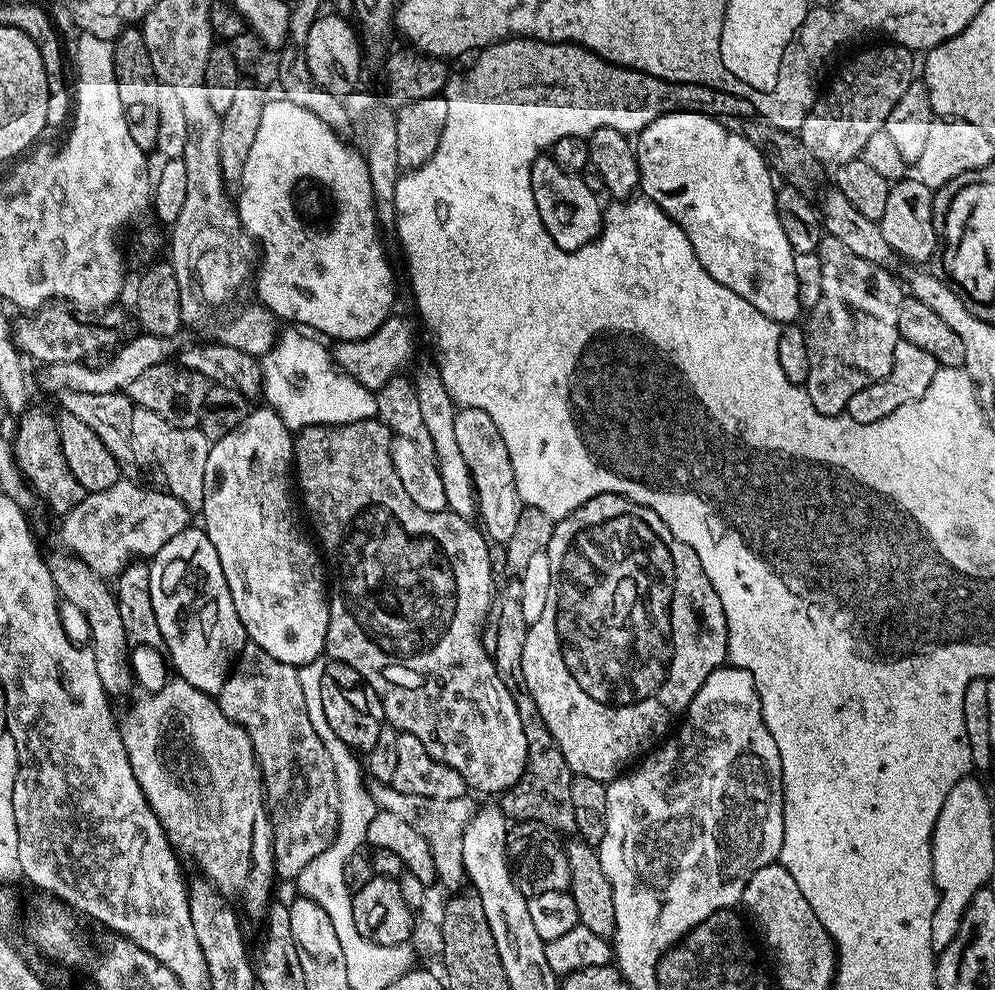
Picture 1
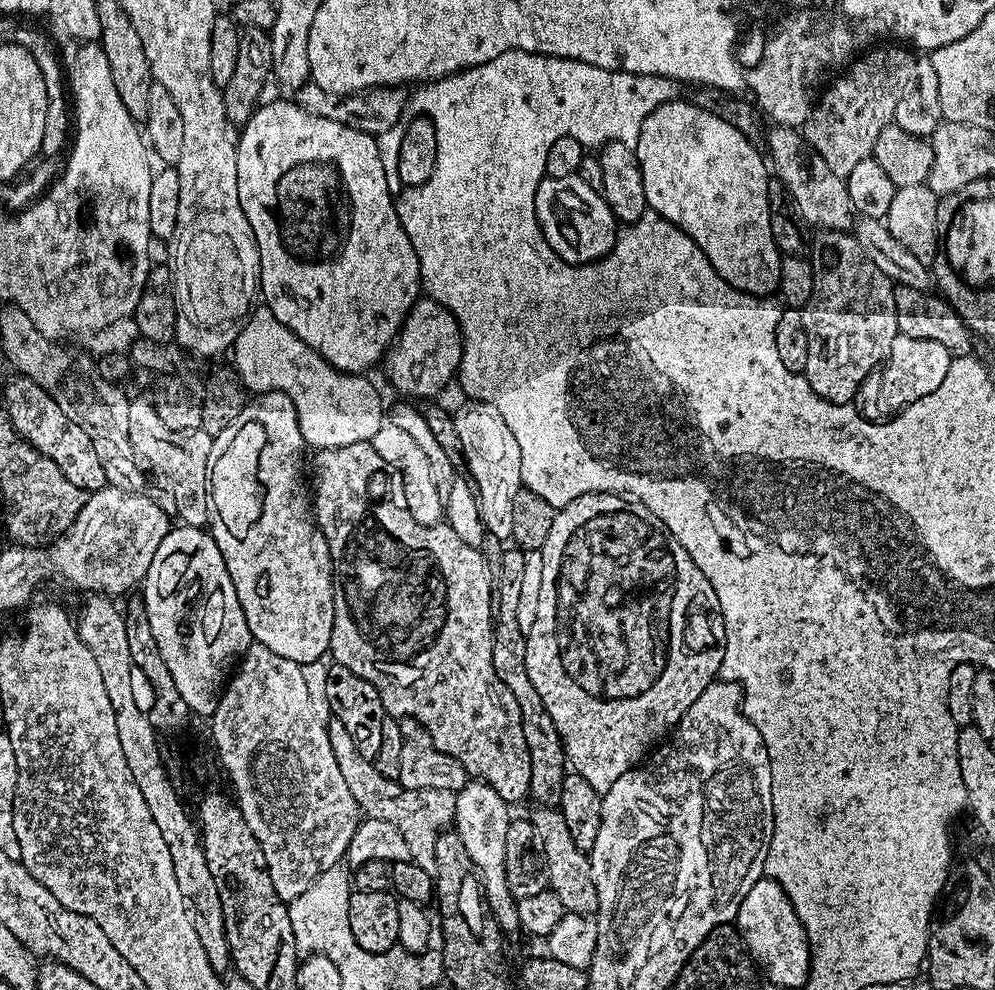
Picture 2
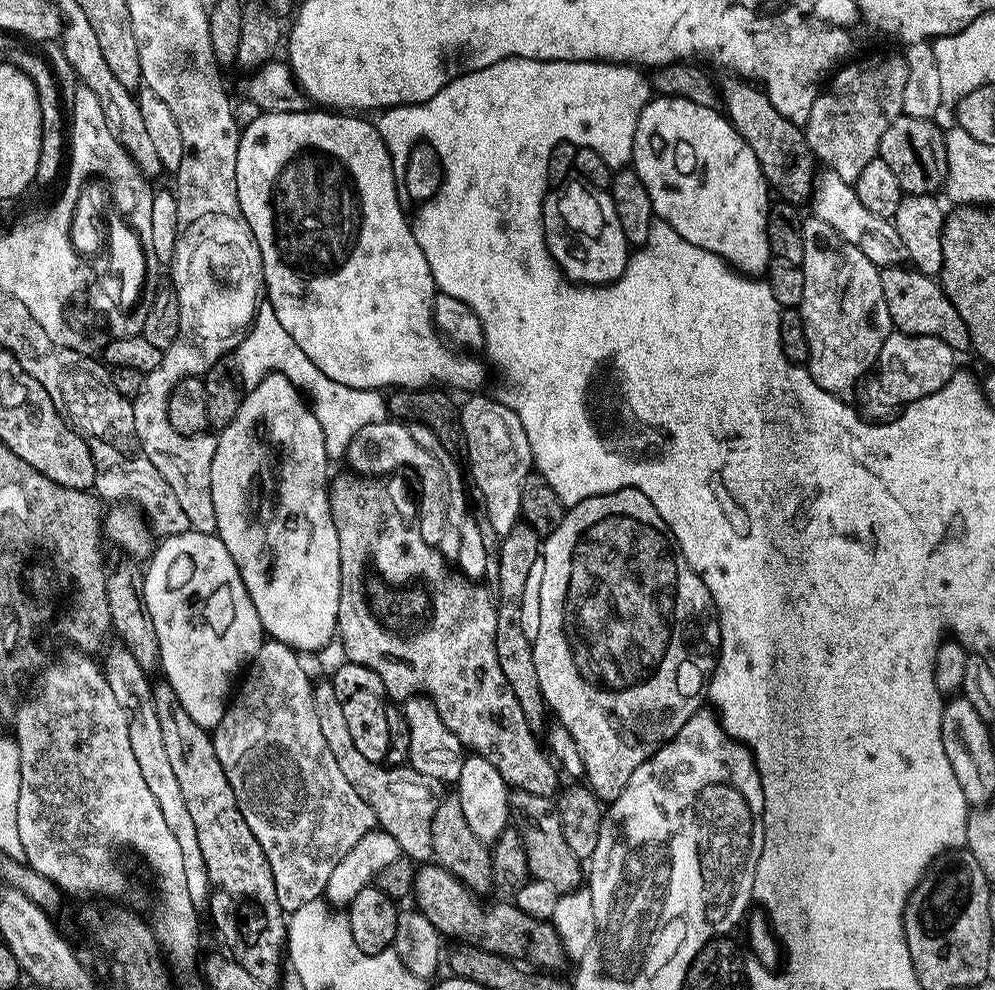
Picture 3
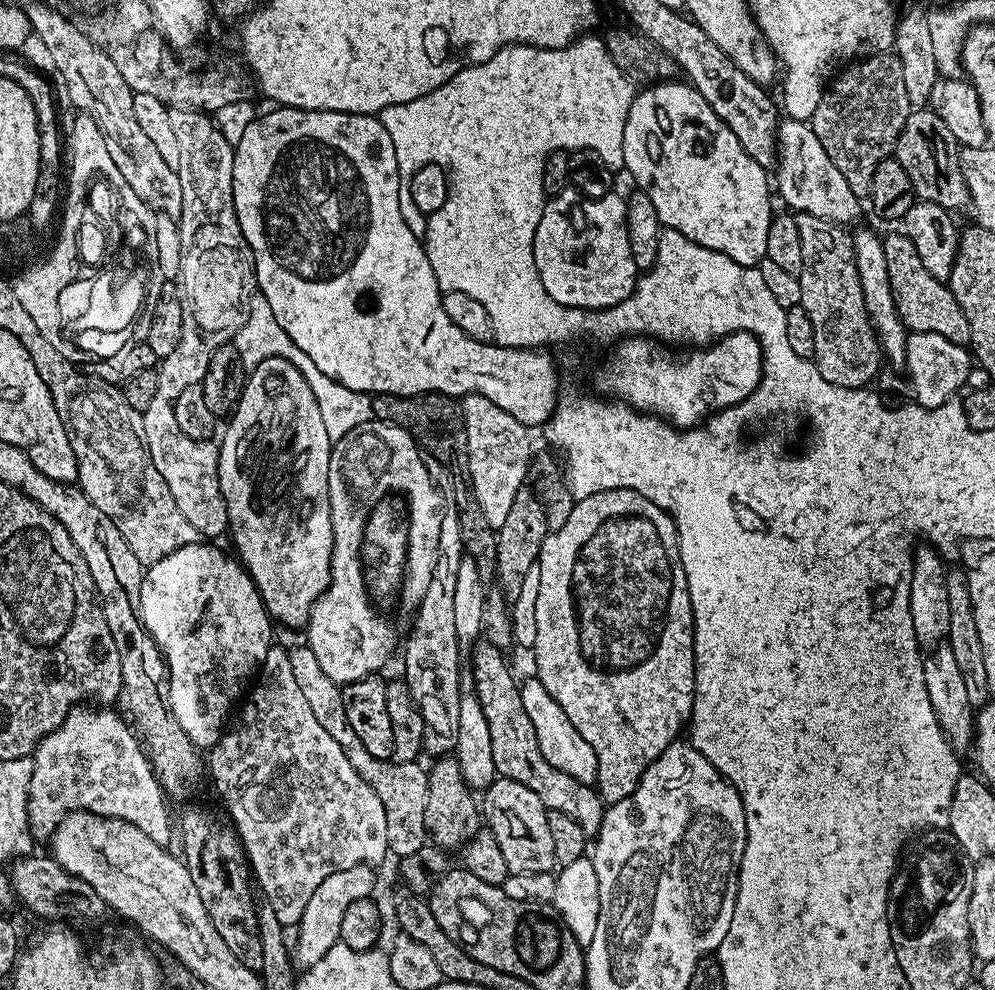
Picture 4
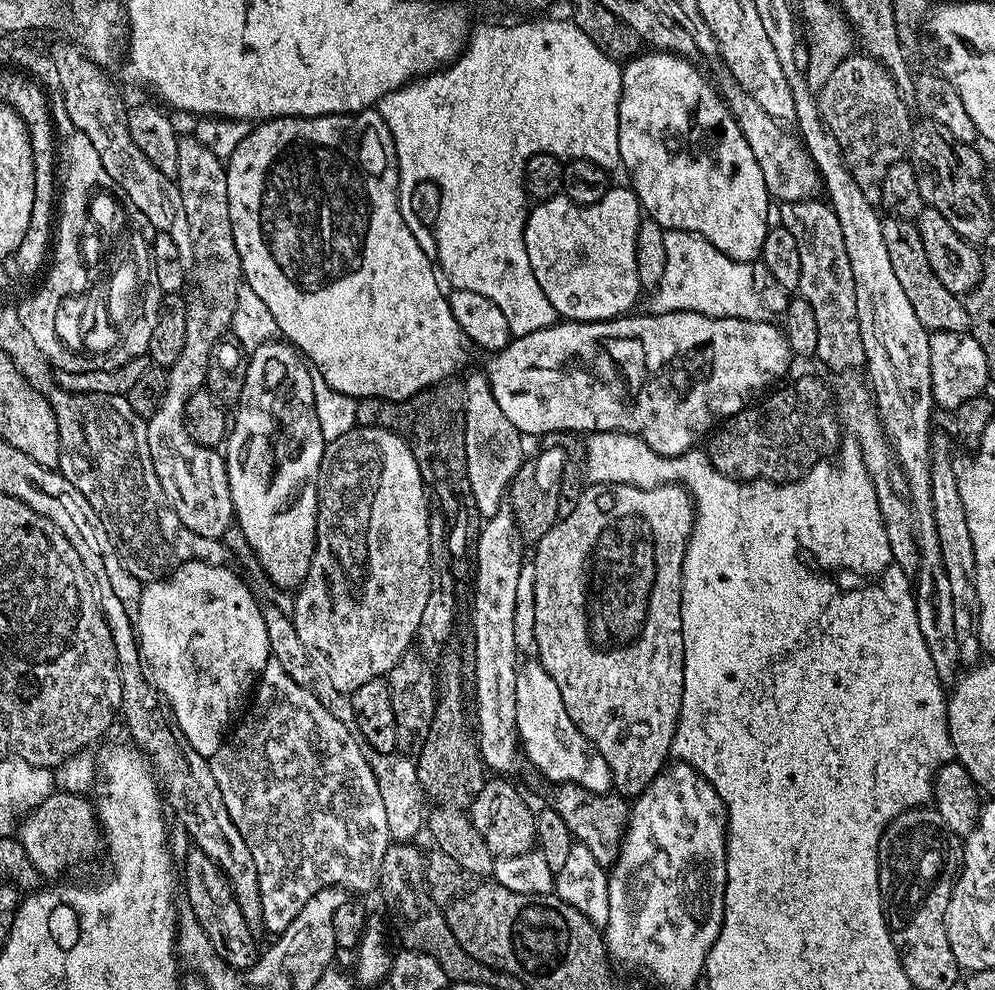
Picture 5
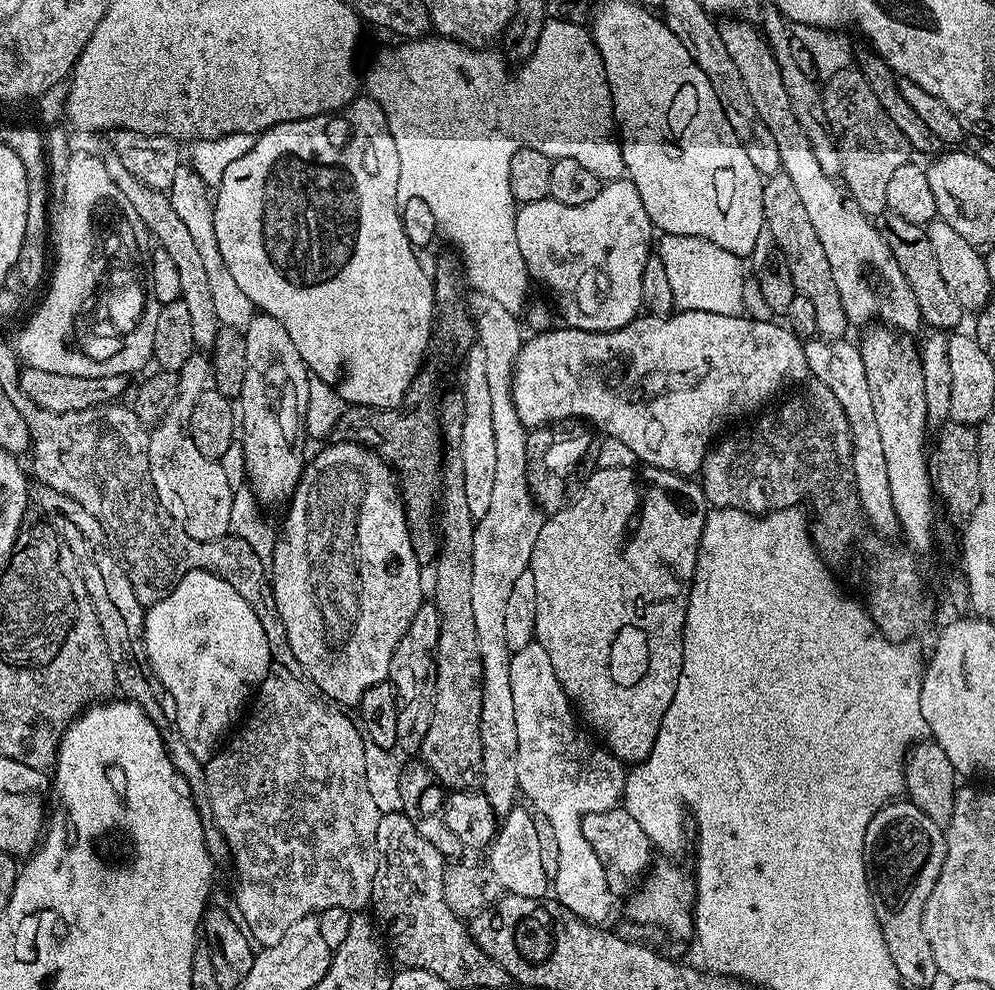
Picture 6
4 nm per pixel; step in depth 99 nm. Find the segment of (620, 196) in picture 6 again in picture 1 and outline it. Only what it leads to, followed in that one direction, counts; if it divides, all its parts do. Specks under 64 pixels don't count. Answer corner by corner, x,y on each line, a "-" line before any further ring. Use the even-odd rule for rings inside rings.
537,155
528,169
528,186
534,194
534,206
540,220
546,226
550,238
562,250
573,252
595,240
600,234
602,223
601,197
575,172
567,172
558,167
551,155

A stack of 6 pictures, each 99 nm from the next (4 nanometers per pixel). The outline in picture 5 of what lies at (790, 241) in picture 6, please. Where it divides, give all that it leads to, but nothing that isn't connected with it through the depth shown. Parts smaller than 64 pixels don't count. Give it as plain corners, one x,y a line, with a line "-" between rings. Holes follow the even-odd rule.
823,199
789,200
780,204
779,227
788,228
798,242
798,259
802,262
799,295
814,308
818,324
818,348
815,355
828,368
844,372
847,368
864,368
862,334
858,330
858,306
854,298
854,274
842,238
842,226
834,210

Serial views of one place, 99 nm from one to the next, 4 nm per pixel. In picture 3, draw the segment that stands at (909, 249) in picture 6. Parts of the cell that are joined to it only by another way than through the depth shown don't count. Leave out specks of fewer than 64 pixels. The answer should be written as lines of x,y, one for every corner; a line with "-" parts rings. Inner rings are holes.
904,264
880,269
880,277
882,295
886,297
886,310
890,310
895,331
904,332
908,336
938,338
957,354
963,354
964,351
967,353
971,349
966,322
962,322
962,314
954,310
950,298
940,286
939,279
922,274
918,269

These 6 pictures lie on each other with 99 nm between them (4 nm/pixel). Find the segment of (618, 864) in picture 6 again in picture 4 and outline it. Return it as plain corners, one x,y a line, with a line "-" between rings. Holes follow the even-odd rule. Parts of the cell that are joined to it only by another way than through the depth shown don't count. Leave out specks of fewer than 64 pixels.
480,642
471,649
470,655
472,655
472,676
476,679
474,694
480,699
480,705
486,714
486,722
490,726
497,773
514,782
522,782
522,786
530,786
530,790
534,790
534,794
542,798
545,808
553,812
570,814
570,818
574,818
574,822
582,826
585,836
594,838
600,833
606,807
599,792
591,783
550,766
550,762
542,758
542,750
538,746
538,734
534,734
530,714
526,714
522,706
520,684
512,677
501,649
487,642

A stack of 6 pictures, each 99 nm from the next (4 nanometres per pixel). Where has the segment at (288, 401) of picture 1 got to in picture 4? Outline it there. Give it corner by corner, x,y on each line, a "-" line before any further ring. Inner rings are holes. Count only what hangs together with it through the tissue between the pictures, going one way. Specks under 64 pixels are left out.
273,318
272,324
265,322
264,329
259,335
243,327
238,330
234,343
238,354
242,354
242,366
246,370
251,369
253,366
261,364
265,356
286,358
294,366
298,366
298,370
304,375
306,382
310,382
310,390
314,390
318,410
322,410
322,422
326,422
326,434
330,434
332,441
341,440
350,430
354,430
354,426
373,419
372,396
367,392
350,390
339,384
337,380
326,378
326,374
322,374
322,370
318,370
318,366
314,366
314,362
310,362
310,358
306,358
306,354
302,354
302,350
298,350
298,346
294,346
290,334
286,334
286,330
282,330
282,326
278,326
278,318

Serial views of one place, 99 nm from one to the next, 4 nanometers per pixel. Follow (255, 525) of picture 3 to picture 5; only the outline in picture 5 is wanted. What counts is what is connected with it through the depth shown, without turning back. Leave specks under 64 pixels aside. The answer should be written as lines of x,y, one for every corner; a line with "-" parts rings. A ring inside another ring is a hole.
280,338
251,349
246,386
242,386
240,402
235,405
234,412
236,420
234,416
226,437
226,463
235,527
240,527
269,582
295,590
306,578
312,551
316,548
316,515
320,501
316,497
316,483
326,443
316,417
312,372
299,351

